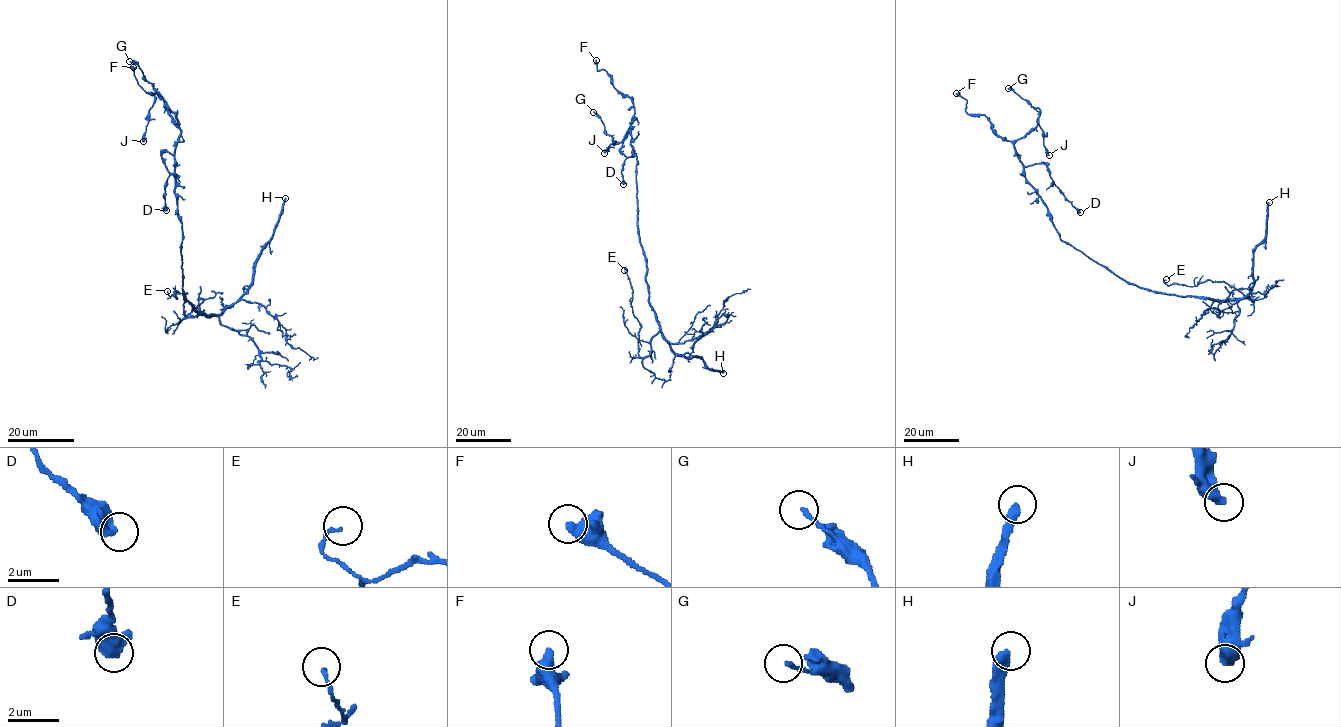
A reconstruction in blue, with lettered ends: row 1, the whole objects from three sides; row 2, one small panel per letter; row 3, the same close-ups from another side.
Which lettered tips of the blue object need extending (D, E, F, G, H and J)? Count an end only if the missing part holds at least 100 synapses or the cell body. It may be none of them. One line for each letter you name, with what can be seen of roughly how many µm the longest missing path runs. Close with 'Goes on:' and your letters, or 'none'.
H: missing 100 µm
Goes on: H

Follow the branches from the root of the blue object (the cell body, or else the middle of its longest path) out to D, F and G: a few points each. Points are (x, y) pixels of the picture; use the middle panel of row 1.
D: (637, 222), (637, 157), (630, 144), (631, 128), (620, 150), (626, 157), (621, 171), (623, 184)
F: (637, 222), (637, 157), (630, 144), (634, 104), (614, 87), (605, 70), (597, 70), (596, 60)
G: (637, 222), (637, 157), (630, 144), (630, 125), (635, 118), (622, 141), (613, 144), (604, 123), (593, 112)

